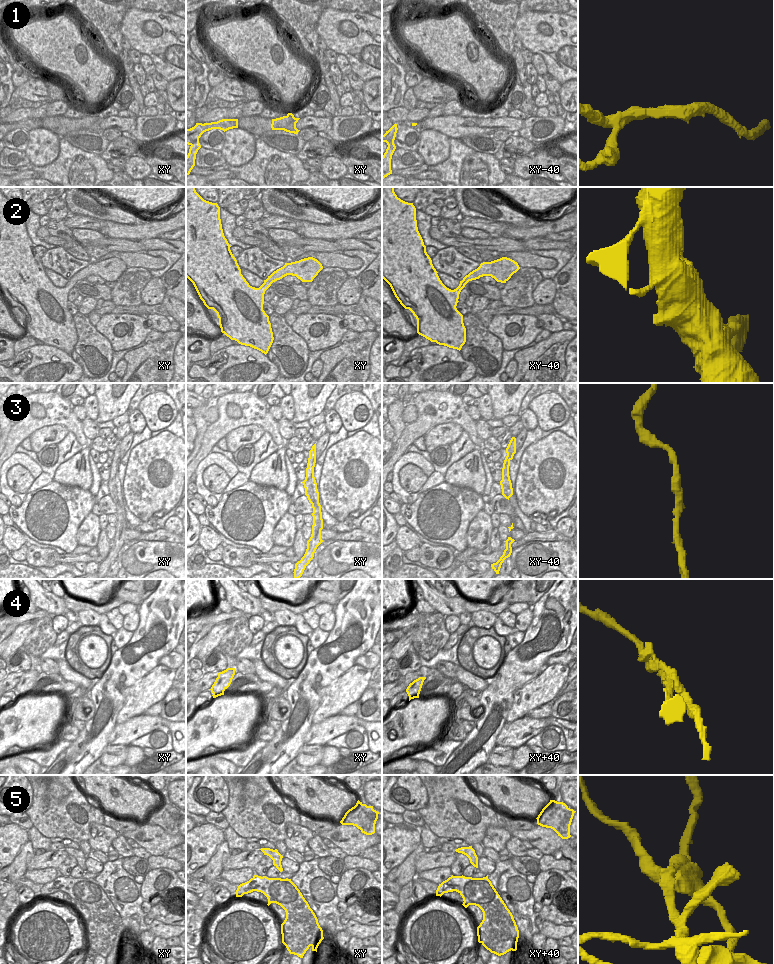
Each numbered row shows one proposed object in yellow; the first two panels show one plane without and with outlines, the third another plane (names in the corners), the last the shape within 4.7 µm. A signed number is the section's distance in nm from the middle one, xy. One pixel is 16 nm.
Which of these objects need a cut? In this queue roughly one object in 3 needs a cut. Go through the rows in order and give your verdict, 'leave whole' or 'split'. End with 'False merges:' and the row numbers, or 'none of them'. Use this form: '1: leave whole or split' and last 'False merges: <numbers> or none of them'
1: split
2: leave whole
3: leave whole
4: split
5: split
False merges: 1, 4, 5

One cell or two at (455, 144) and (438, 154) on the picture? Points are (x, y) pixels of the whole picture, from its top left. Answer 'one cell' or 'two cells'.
two cells

